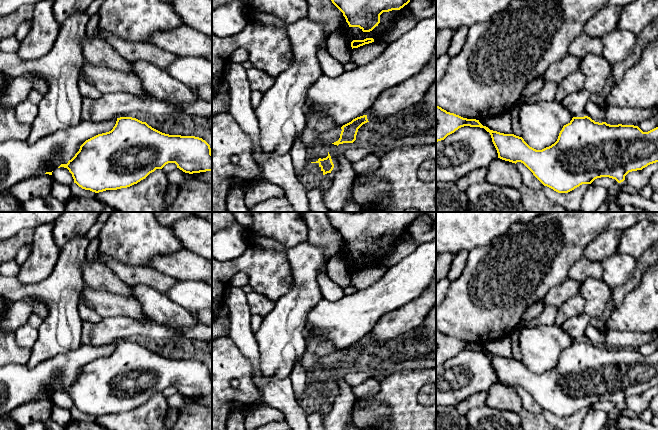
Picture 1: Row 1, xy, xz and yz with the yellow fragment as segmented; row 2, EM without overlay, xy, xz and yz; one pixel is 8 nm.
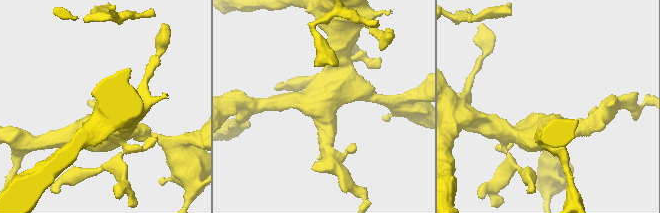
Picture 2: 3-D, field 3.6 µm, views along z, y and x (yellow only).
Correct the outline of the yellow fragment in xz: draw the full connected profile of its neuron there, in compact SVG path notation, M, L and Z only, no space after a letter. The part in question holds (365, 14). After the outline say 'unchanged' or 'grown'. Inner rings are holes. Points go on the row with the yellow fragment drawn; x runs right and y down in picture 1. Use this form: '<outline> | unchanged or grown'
M331 0L343 13L349 27L372 31L380 23L383 12L400 10L410 0Z | unchanged

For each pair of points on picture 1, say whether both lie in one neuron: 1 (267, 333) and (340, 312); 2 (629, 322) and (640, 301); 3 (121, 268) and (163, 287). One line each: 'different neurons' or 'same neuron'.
1: different neurons
2: same neuron
3: same neuron

